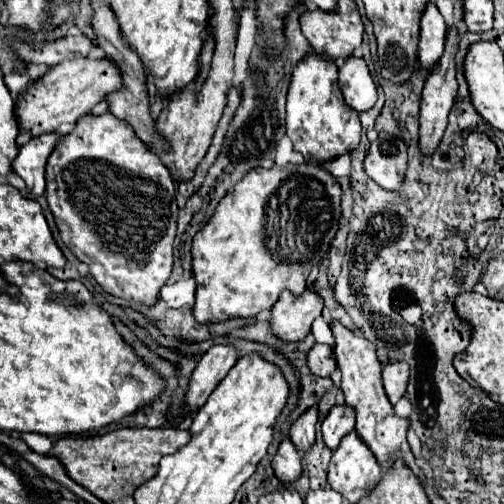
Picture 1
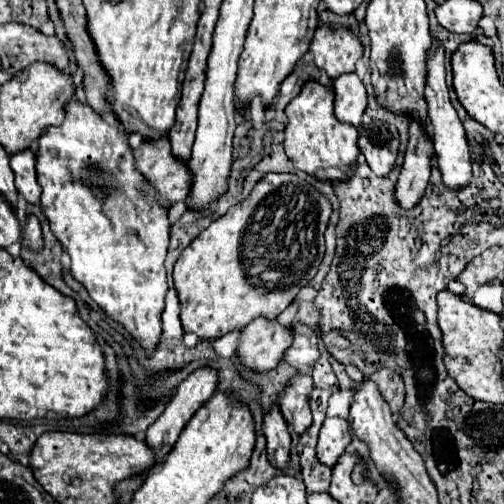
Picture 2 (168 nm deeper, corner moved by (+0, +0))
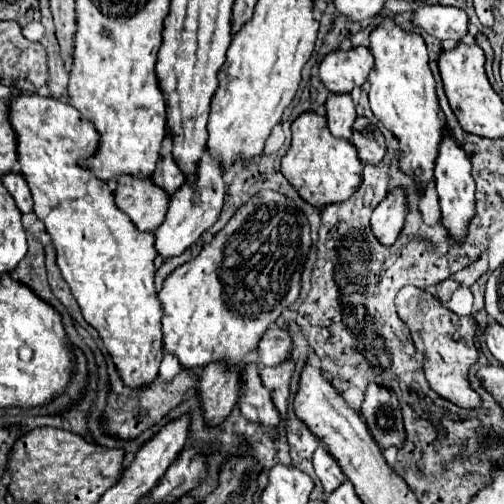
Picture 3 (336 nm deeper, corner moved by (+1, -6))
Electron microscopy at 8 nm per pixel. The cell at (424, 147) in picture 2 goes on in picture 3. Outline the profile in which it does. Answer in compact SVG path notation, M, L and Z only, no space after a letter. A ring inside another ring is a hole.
M405 188L389 190L385 200L381 200L377 210L373 210L371 216L373 234L377 234L377 238L381 238L385 246L391 246L403 230L407 212L409 212L409 200Z

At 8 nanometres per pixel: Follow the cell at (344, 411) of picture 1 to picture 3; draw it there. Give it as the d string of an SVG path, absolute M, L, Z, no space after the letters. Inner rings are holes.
M319 446L315 450L315 454L313 454L313 466L315 466L315 474L323 482L325 494L333 492L345 480L345 474L343 474L341 466L337 464L337 460L329 454L329 450L325 446Z

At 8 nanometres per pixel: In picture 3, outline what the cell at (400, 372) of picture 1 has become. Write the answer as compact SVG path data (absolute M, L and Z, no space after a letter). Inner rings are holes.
M375 382L367 386L363 400L363 416L377 444L381 444L383 448L403 446L405 430L401 420L401 408L397 396L389 388Z

